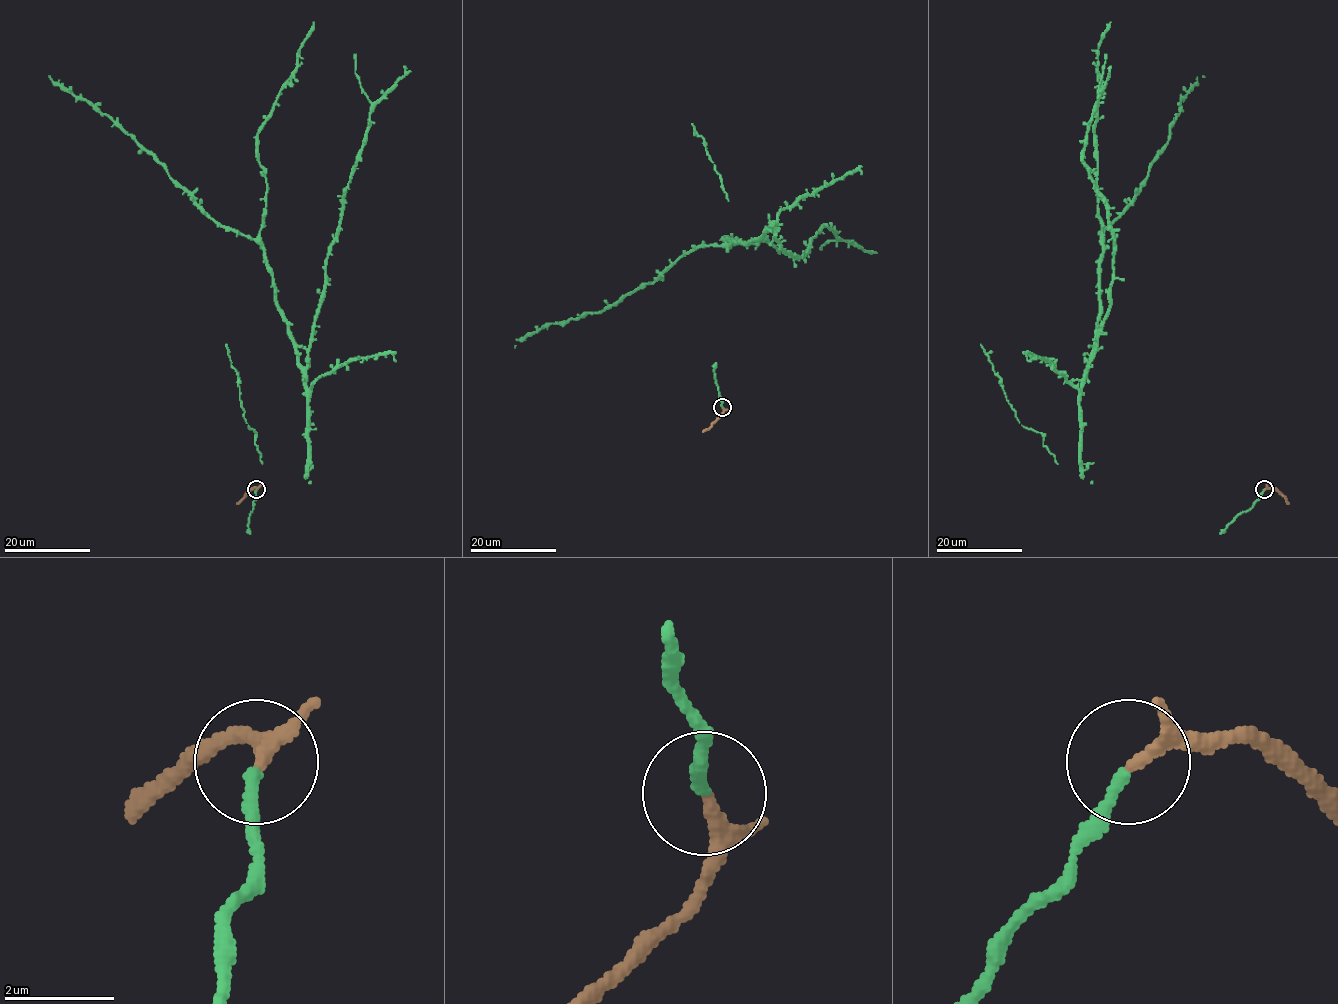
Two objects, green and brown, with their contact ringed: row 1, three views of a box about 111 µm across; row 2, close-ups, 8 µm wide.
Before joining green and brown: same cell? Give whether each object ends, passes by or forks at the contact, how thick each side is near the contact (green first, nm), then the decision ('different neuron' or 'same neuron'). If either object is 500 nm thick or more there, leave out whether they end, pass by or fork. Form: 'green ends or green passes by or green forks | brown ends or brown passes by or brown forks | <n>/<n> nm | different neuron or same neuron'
green ends | brown passes by | 240/190 nm | different neuron

